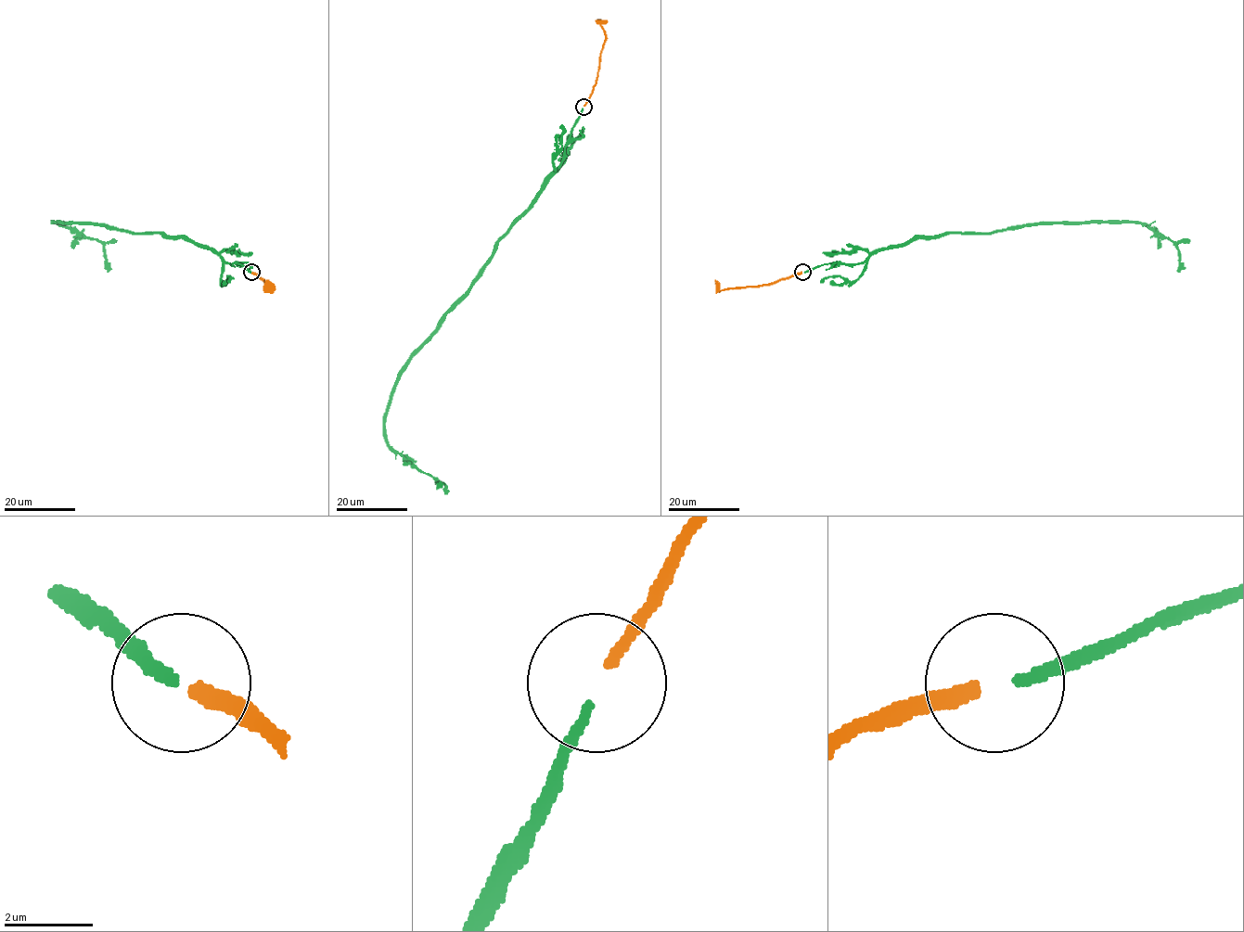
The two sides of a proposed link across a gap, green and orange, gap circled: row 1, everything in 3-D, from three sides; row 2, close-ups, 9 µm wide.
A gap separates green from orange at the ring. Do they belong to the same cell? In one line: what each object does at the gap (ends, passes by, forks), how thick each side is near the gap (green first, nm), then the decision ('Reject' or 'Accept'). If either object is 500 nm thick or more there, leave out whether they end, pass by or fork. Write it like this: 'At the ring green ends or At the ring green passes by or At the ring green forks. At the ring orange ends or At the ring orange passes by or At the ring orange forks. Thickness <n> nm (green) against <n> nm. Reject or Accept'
At the ring green ends. At the ring orange ends. Thickness 220 nm (green) against 280 nm. Accept

